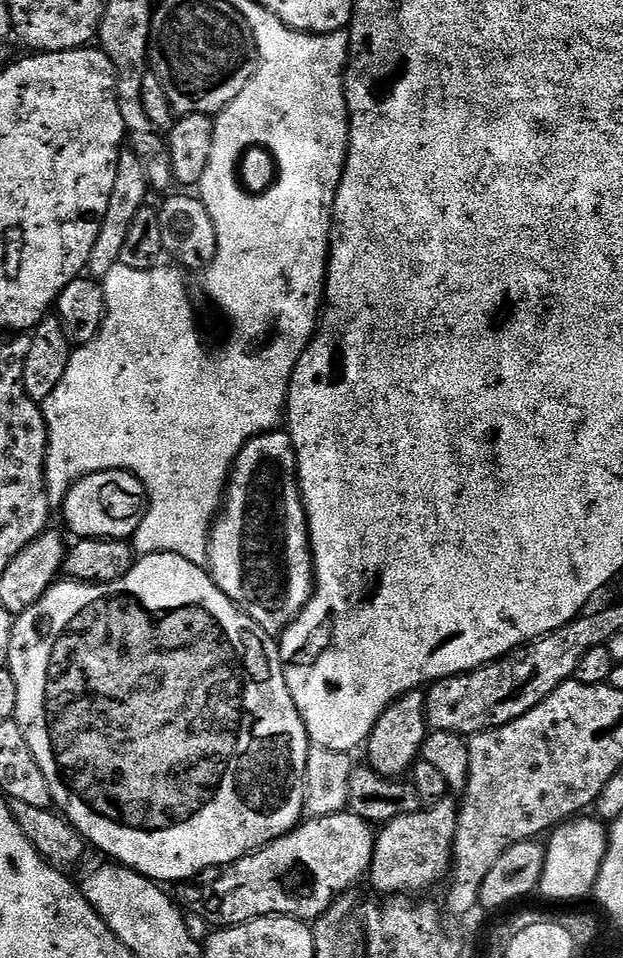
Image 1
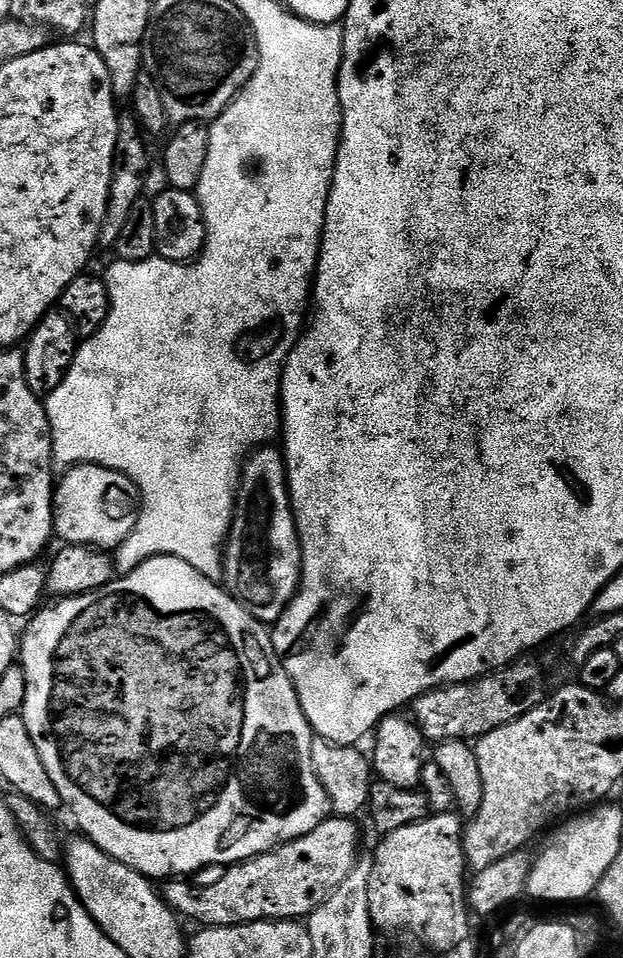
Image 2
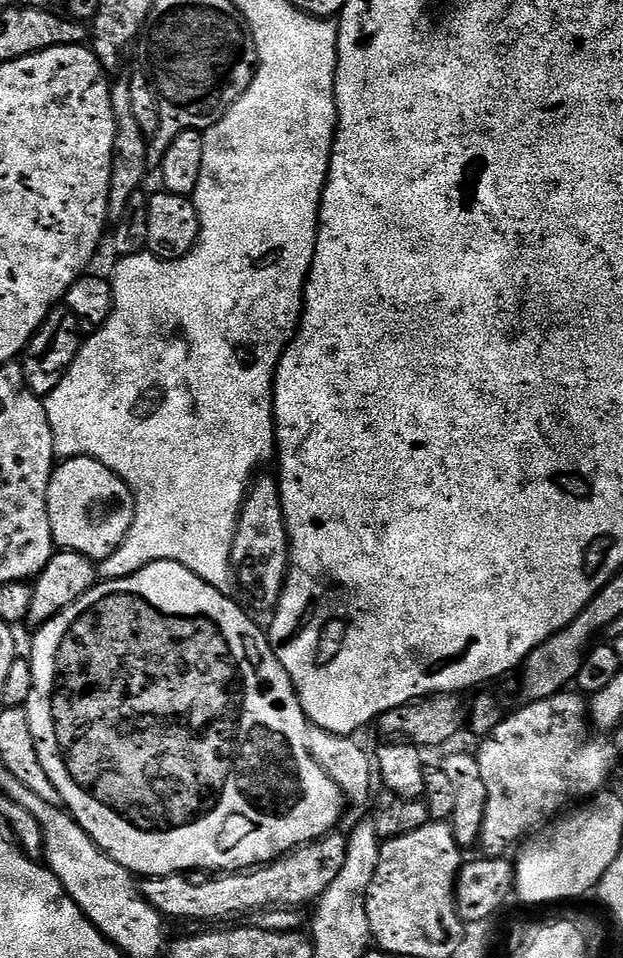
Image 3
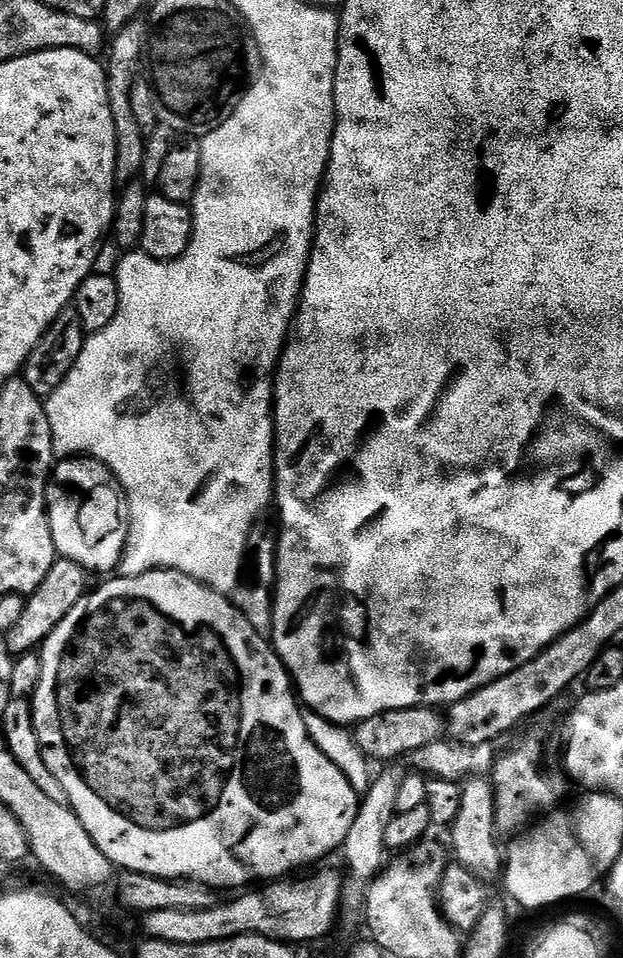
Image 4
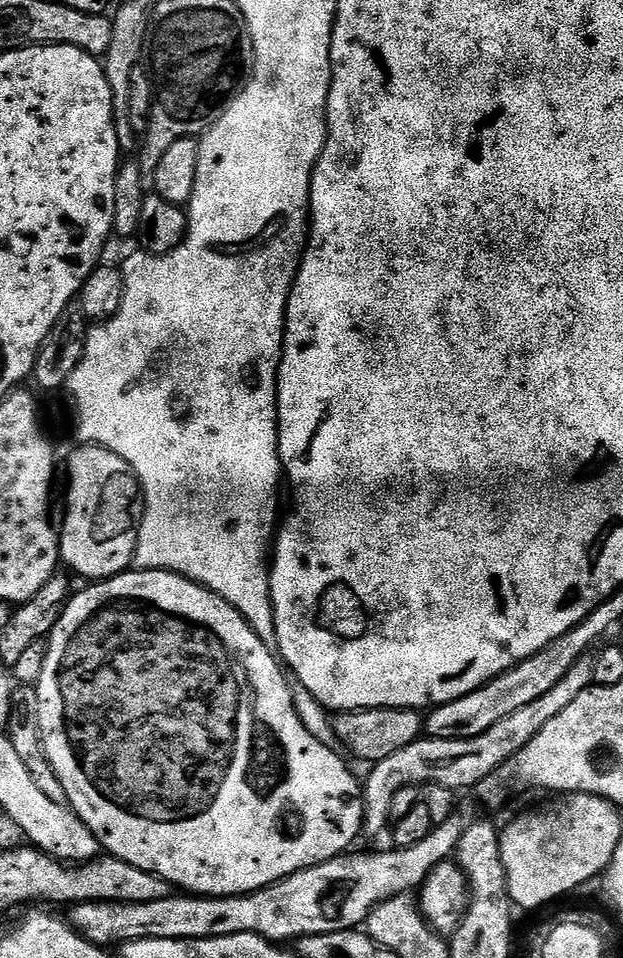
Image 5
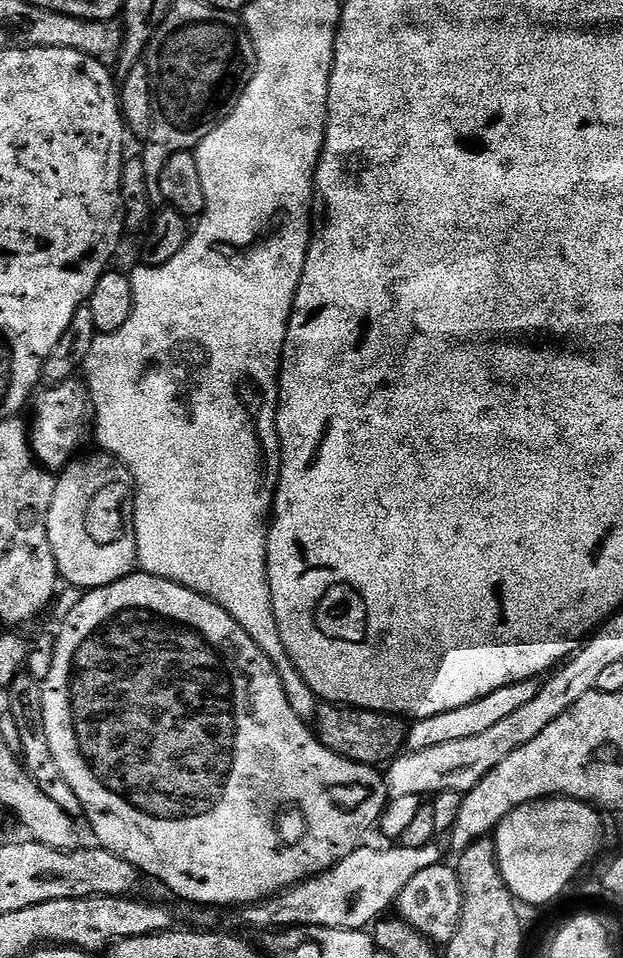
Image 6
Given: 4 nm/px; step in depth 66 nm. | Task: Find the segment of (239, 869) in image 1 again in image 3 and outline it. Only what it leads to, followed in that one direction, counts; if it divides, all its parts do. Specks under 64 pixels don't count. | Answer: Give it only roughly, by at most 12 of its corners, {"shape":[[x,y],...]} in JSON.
{"shape":[[329,834],[251,870],[139,881],[161,916],[211,920],[319,901],[346,862]]}

